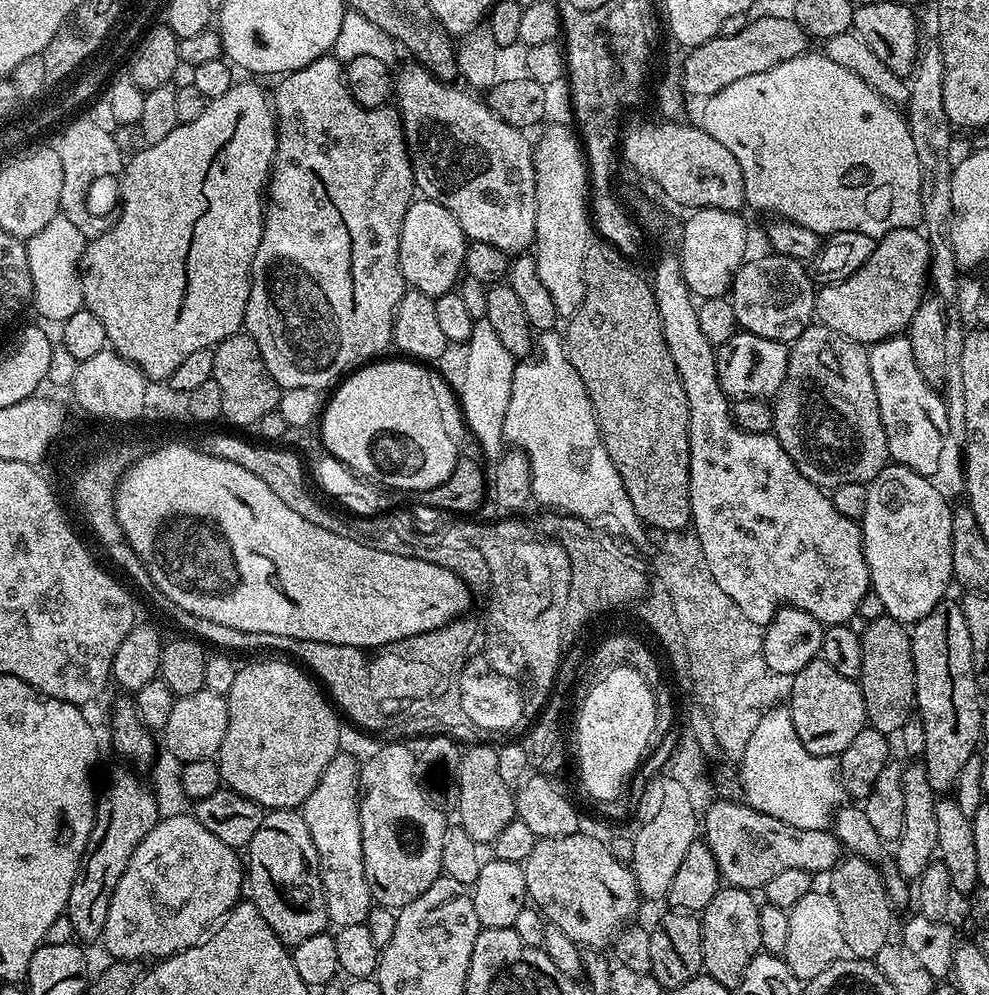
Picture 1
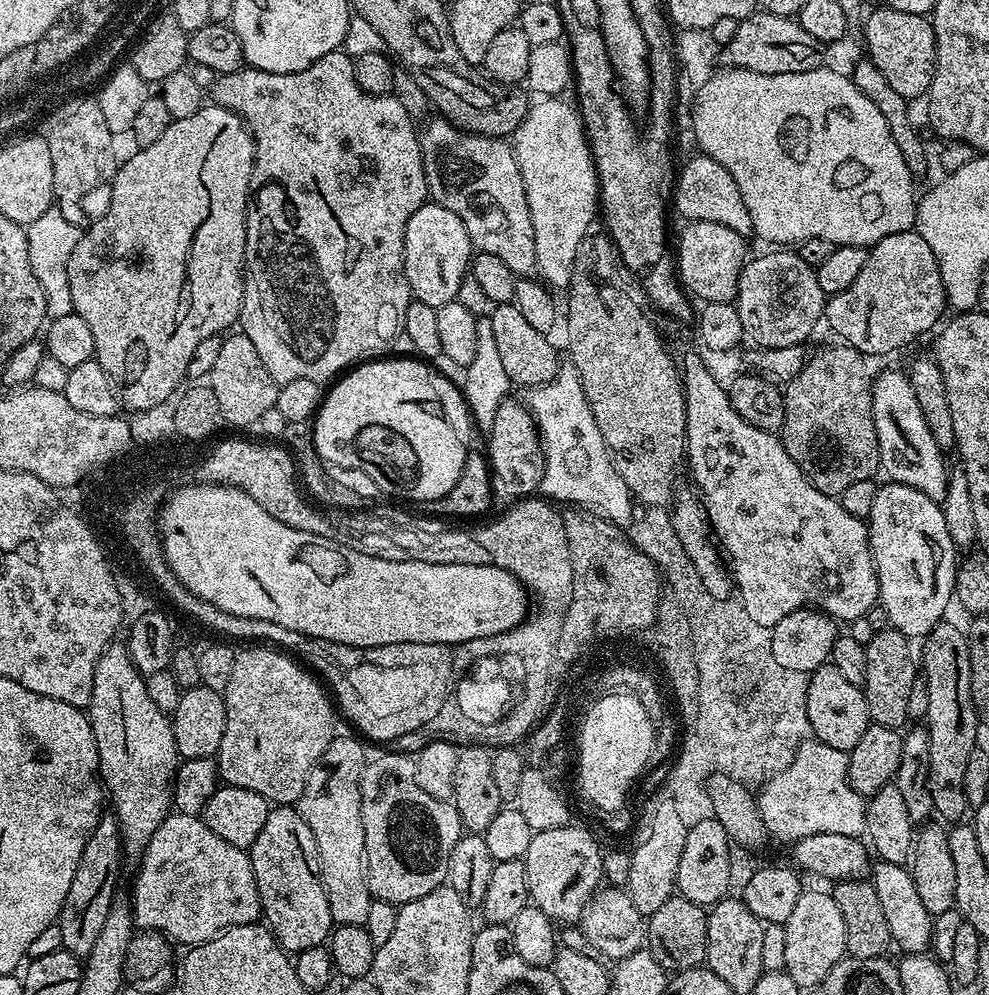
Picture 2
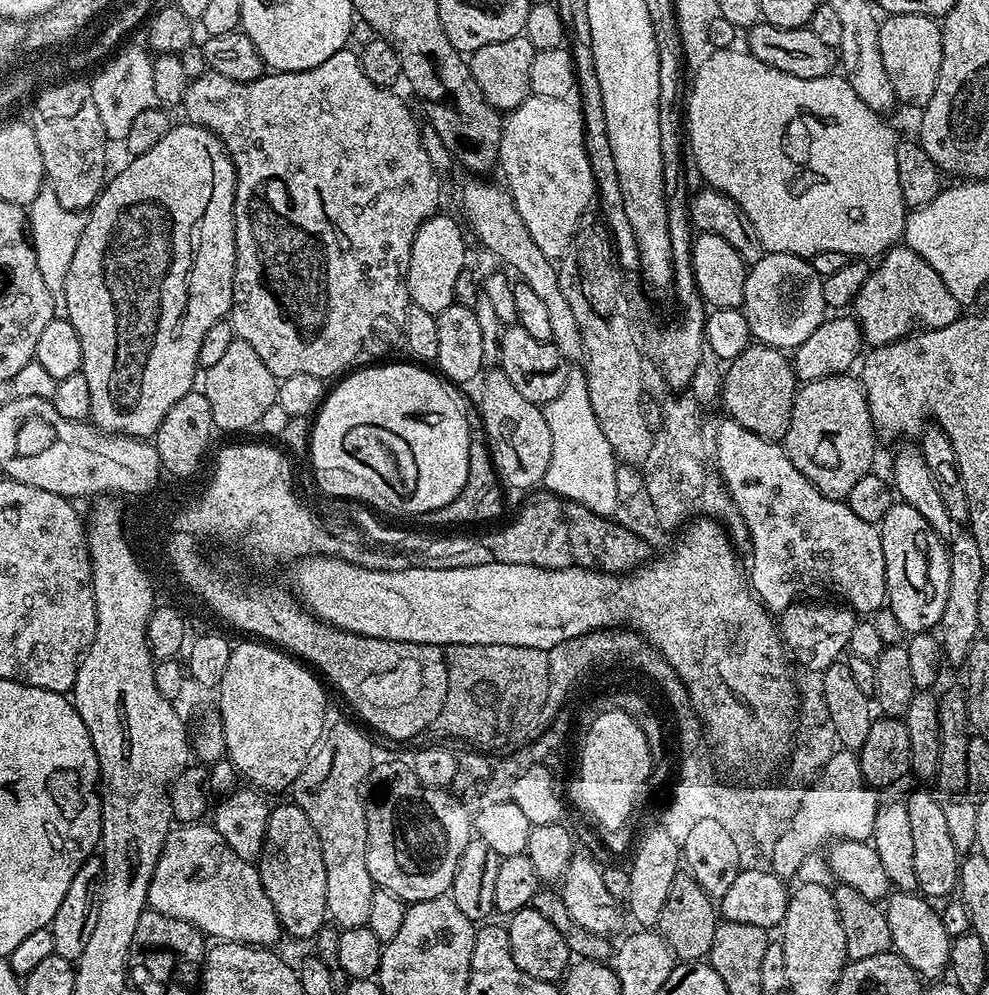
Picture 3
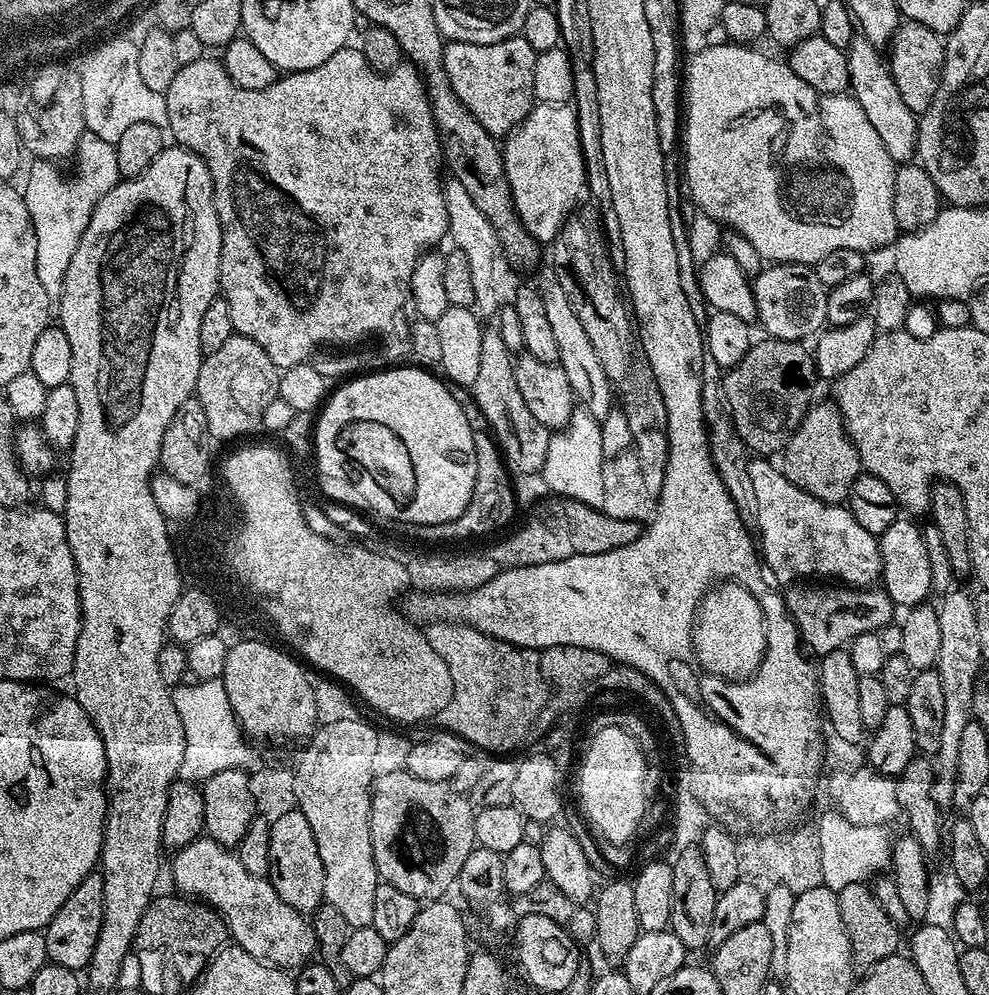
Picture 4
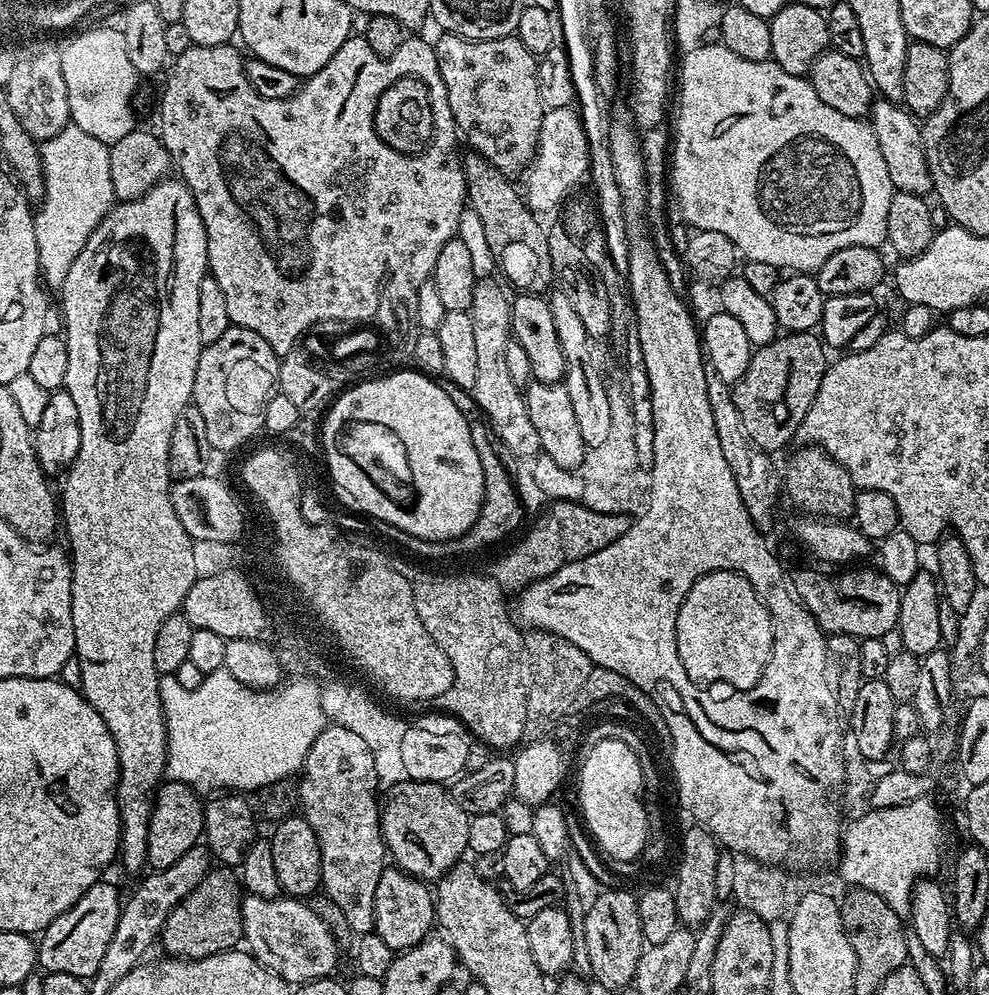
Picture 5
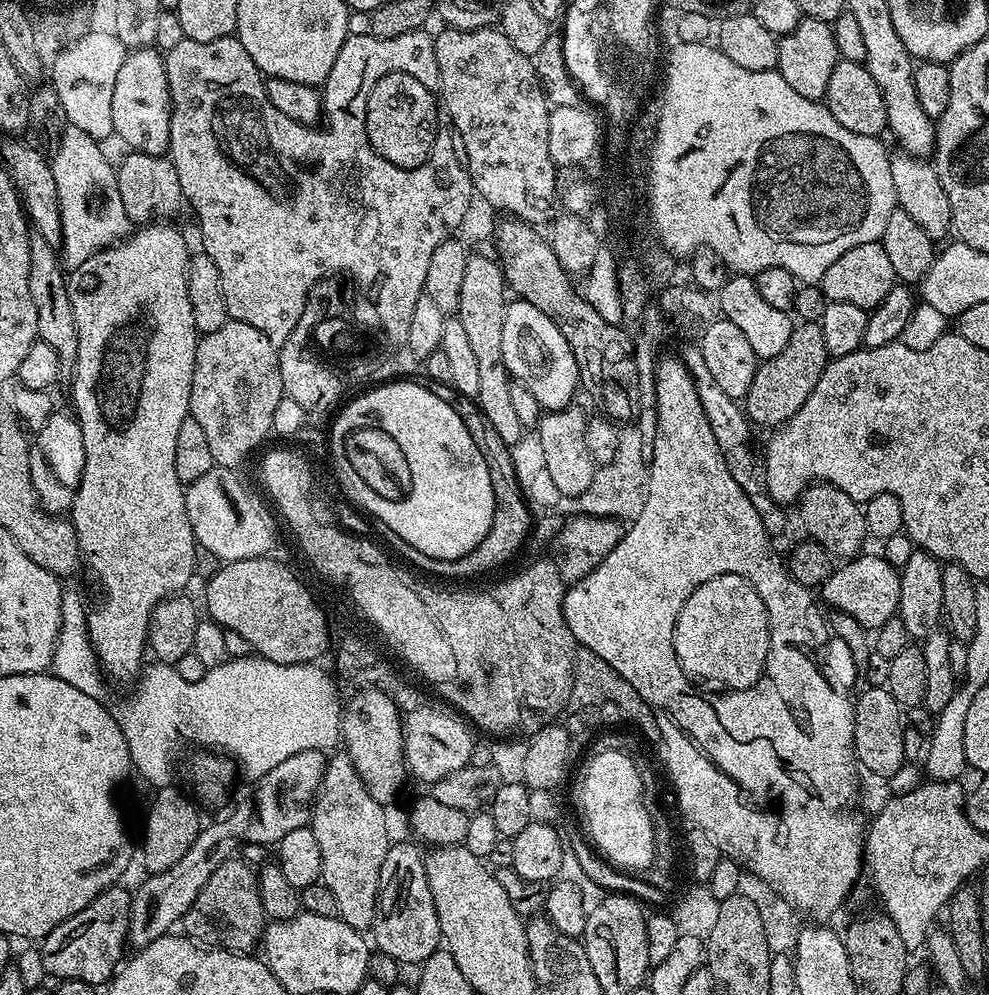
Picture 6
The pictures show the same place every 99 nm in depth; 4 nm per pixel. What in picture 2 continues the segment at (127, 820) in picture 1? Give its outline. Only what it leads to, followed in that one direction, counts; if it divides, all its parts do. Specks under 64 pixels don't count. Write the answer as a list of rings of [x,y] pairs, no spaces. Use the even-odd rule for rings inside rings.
[[[101,815],[86,842],[86,850],[82,850],[82,862],[78,862],[74,882],[70,882],[70,891],[67,892],[66,902],[60,911],[58,923],[62,930],[63,951],[87,958],[90,950],[94,950],[94,941],[106,923],[110,906],[118,895],[116,875],[120,872],[120,860],[122,861],[120,826],[115,815]]]

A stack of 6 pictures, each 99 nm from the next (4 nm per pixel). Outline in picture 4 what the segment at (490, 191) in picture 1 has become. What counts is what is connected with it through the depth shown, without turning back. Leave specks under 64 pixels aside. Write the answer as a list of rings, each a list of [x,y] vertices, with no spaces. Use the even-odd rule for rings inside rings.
[[[551,266],[541,267],[536,274],[534,287],[542,298],[542,306],[546,310],[558,346],[558,363],[562,370],[566,370],[566,378],[570,378],[572,395],[588,411],[593,421],[604,420],[612,412],[613,381],[606,374],[606,370],[602,370],[602,362],[598,362],[598,353],[590,343],[578,314],[574,314],[574,306],[570,306],[570,298],[566,298],[566,290],[562,290],[562,282],[558,282],[558,274]]]

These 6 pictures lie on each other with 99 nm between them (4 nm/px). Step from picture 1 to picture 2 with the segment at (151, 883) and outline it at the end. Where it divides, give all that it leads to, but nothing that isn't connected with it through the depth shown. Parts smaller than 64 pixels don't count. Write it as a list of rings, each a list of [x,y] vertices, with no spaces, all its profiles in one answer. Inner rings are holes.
[[[169,814],[154,830],[154,838],[150,838],[138,864],[136,885],[130,891],[137,929],[160,932],[177,945],[195,946],[213,940],[228,928],[261,919],[251,855],[218,838],[200,816]]]

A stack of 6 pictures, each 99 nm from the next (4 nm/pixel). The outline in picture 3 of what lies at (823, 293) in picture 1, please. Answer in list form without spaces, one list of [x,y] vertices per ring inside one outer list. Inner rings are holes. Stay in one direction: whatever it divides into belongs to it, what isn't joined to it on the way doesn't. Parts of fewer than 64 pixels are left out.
[[[893,246],[879,257],[877,264],[880,265],[869,271],[866,282],[862,282],[862,290],[858,290],[850,305],[865,345],[881,348],[883,344],[903,340],[919,328],[941,328],[960,319],[962,306],[958,298],[946,290],[946,282],[938,278],[938,270],[914,254],[914,250],[906,246]]]

